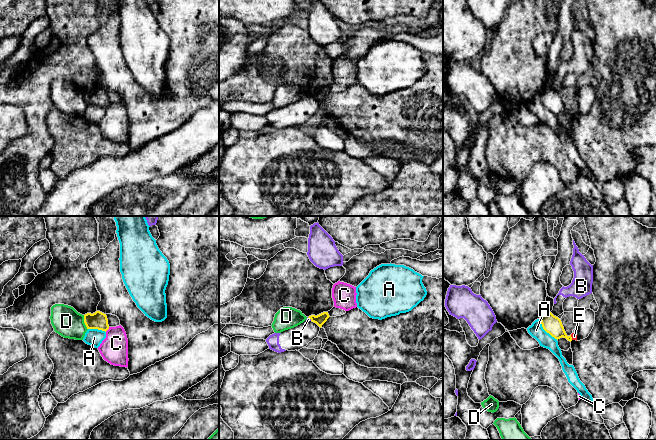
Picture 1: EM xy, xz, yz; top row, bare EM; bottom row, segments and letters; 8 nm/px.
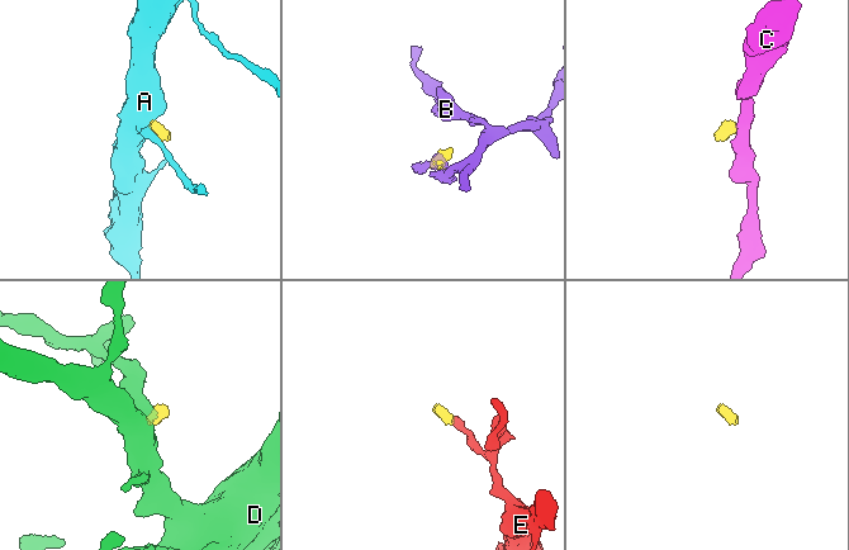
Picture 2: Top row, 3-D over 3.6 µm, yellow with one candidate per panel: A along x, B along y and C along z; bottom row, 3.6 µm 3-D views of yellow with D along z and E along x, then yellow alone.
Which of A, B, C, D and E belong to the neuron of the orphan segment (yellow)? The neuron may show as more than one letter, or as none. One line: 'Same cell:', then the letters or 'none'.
Same cell: E

